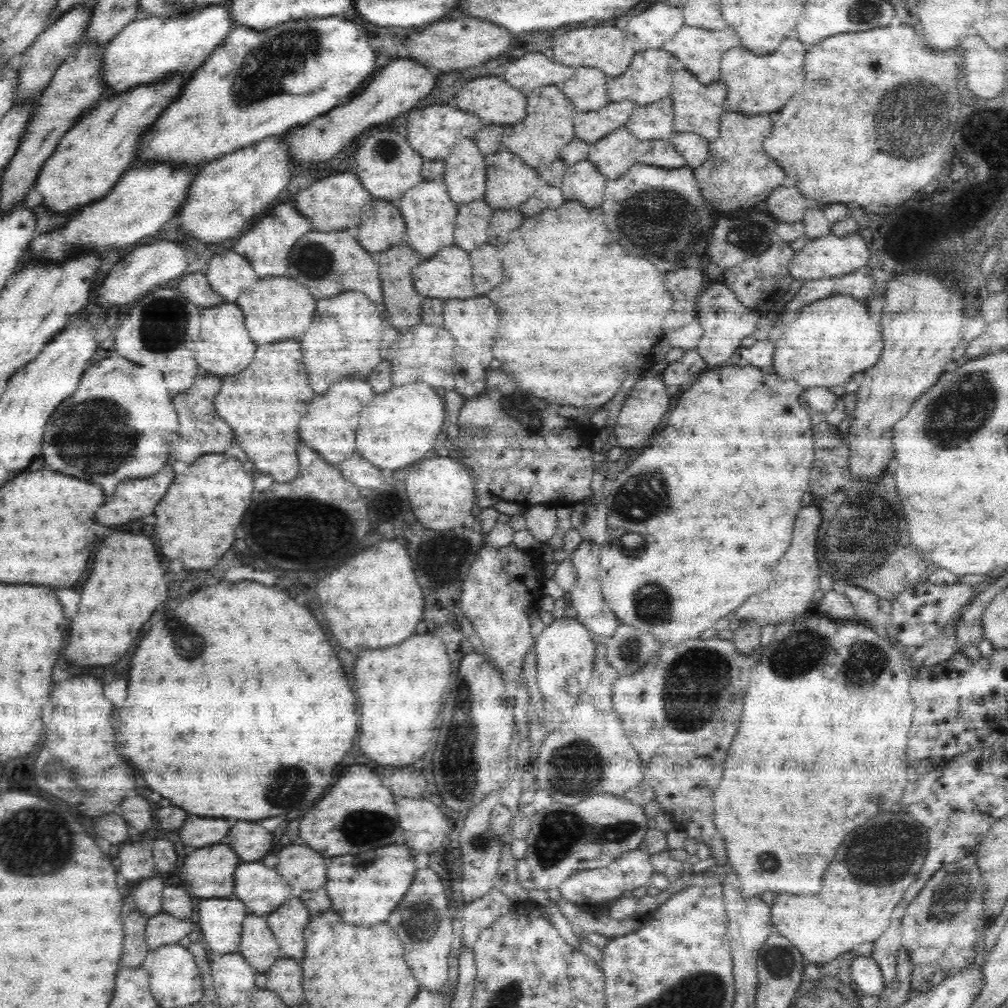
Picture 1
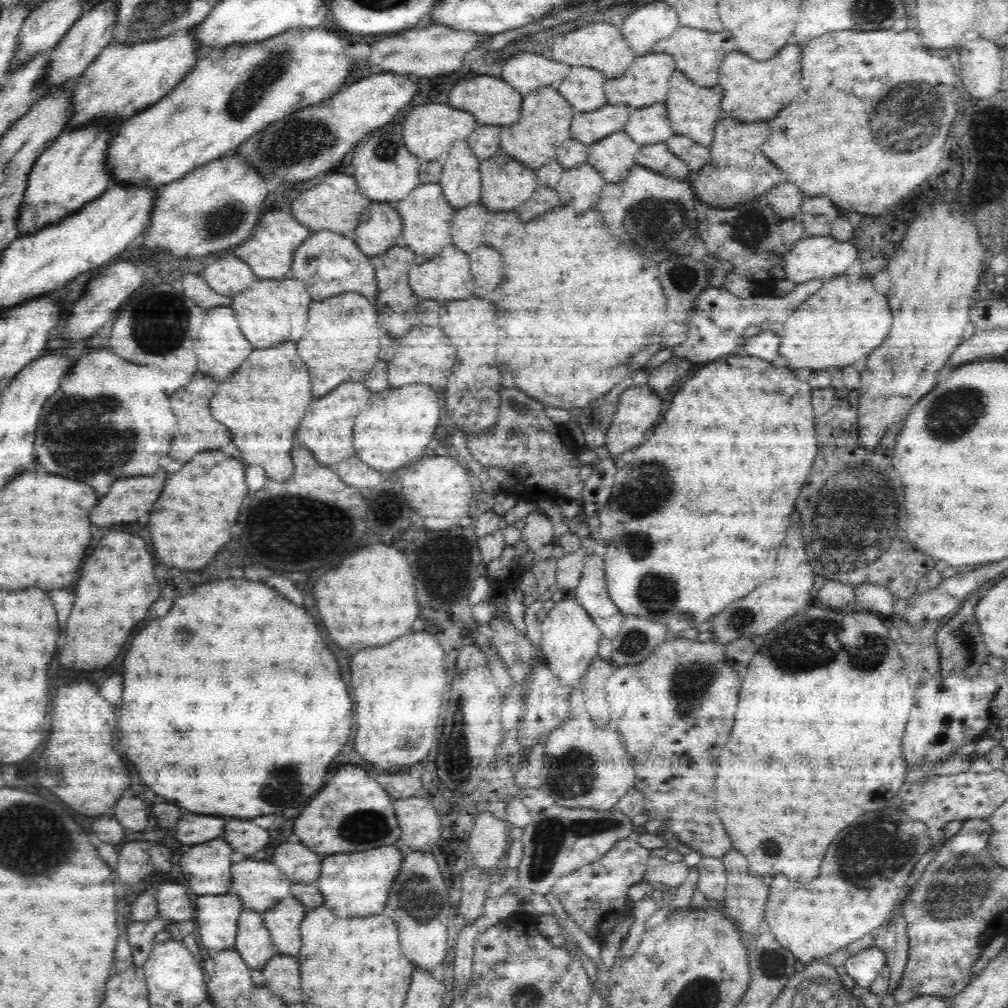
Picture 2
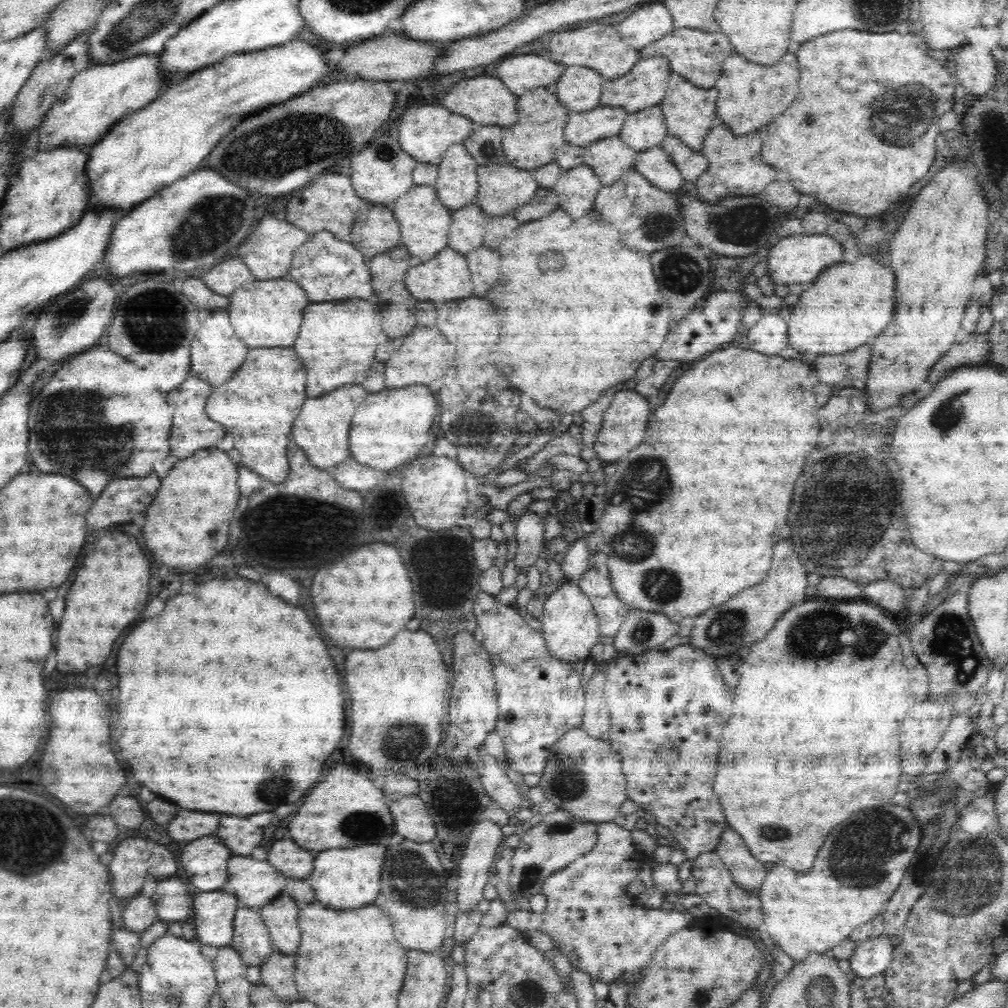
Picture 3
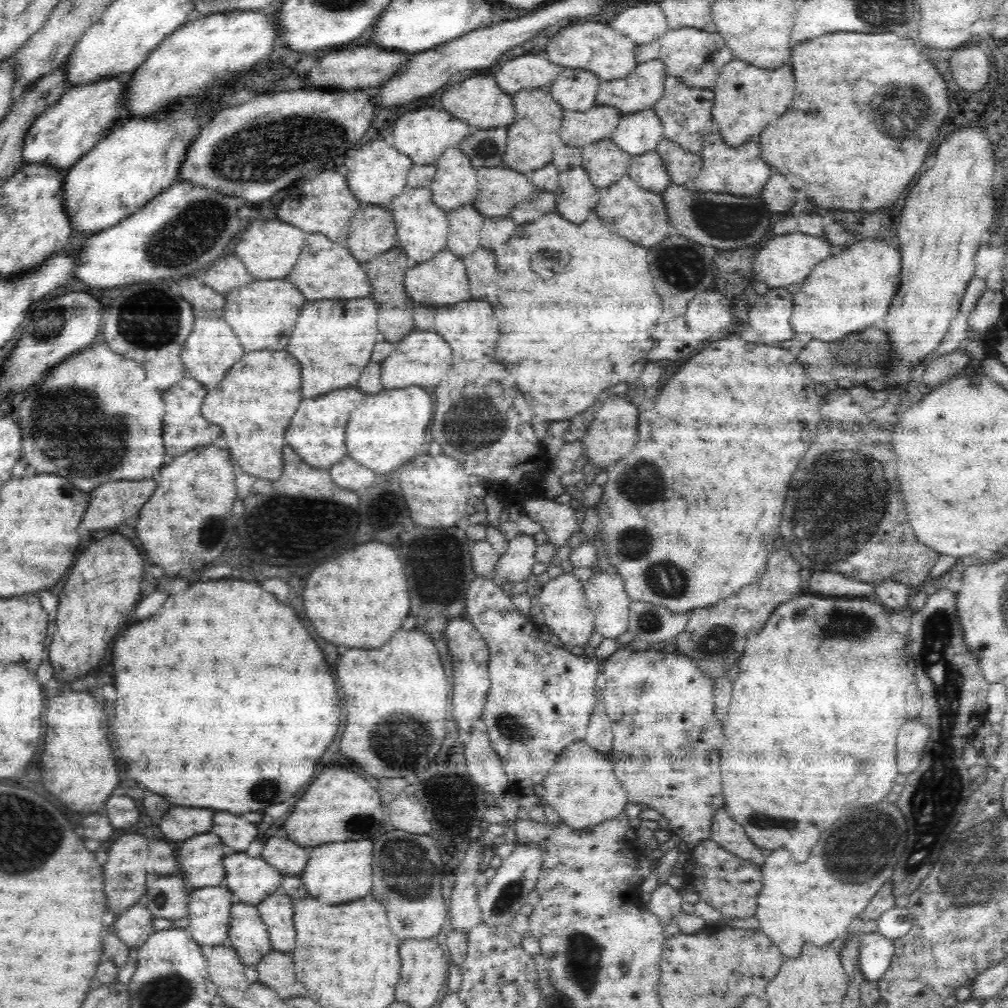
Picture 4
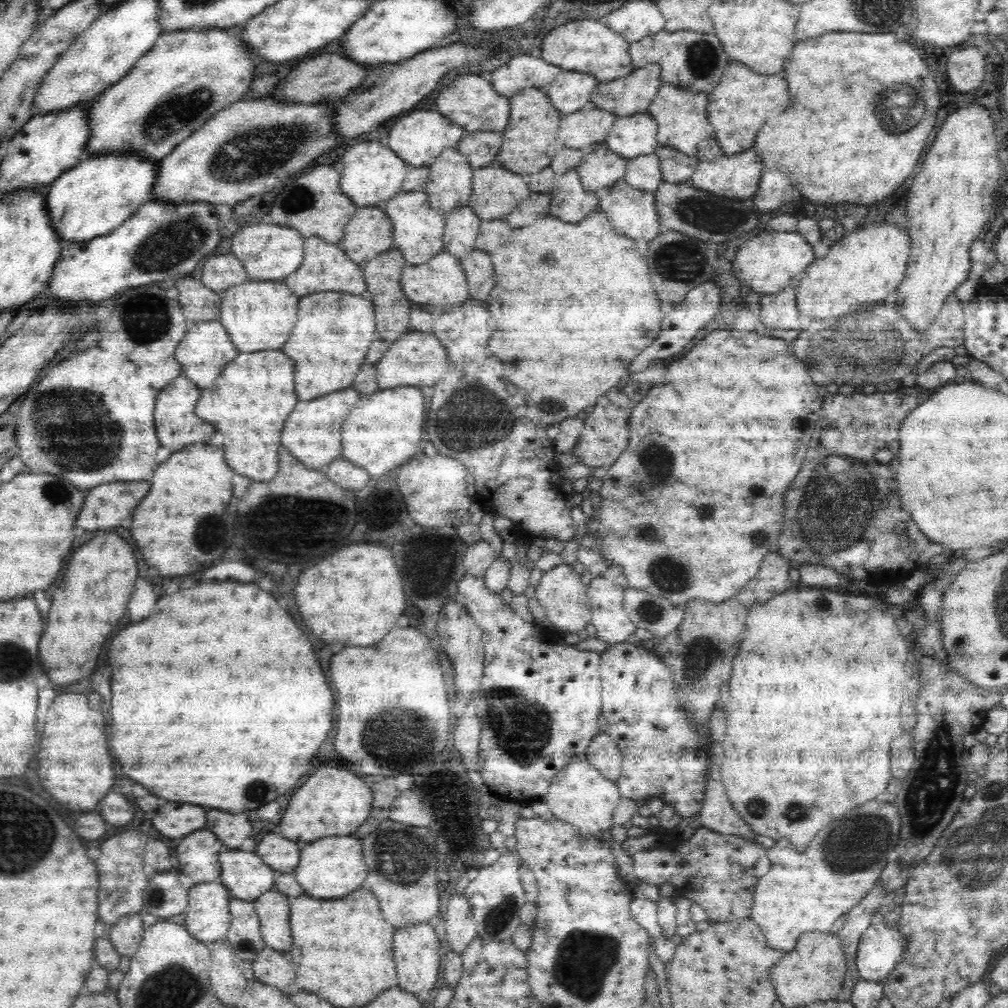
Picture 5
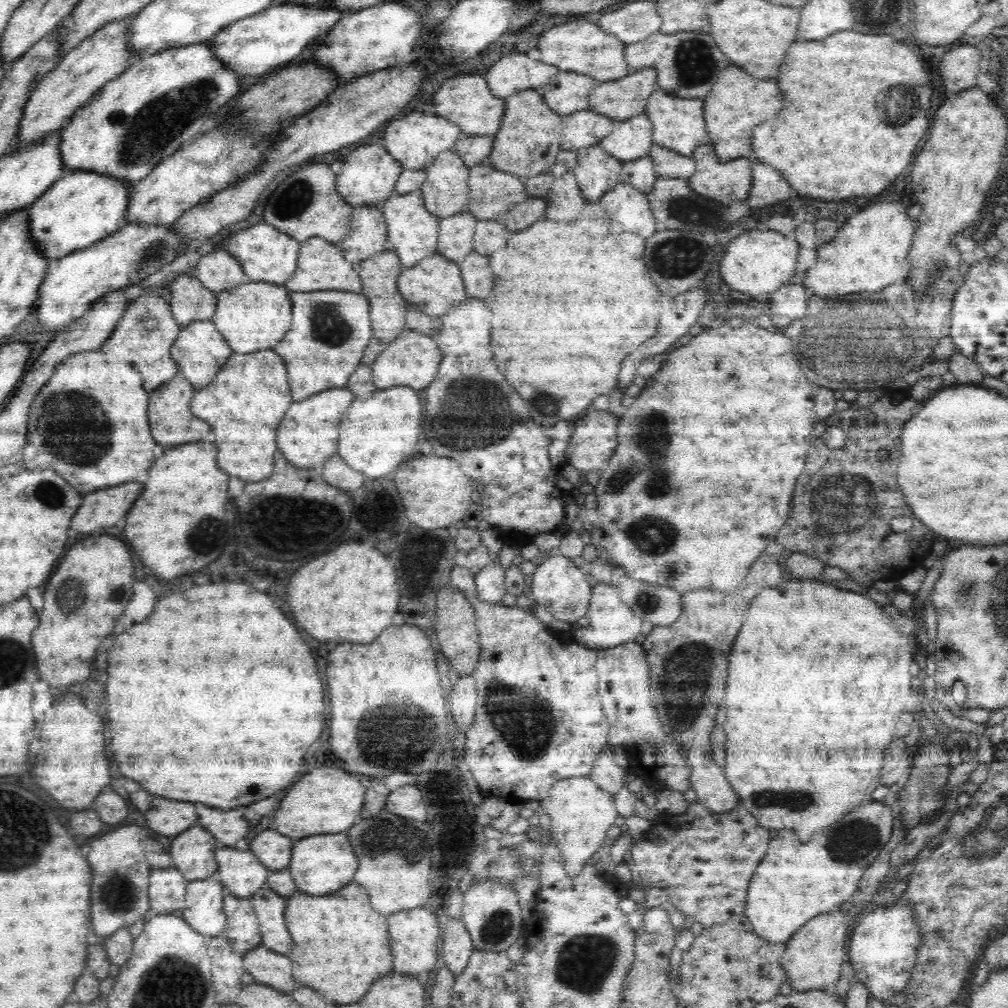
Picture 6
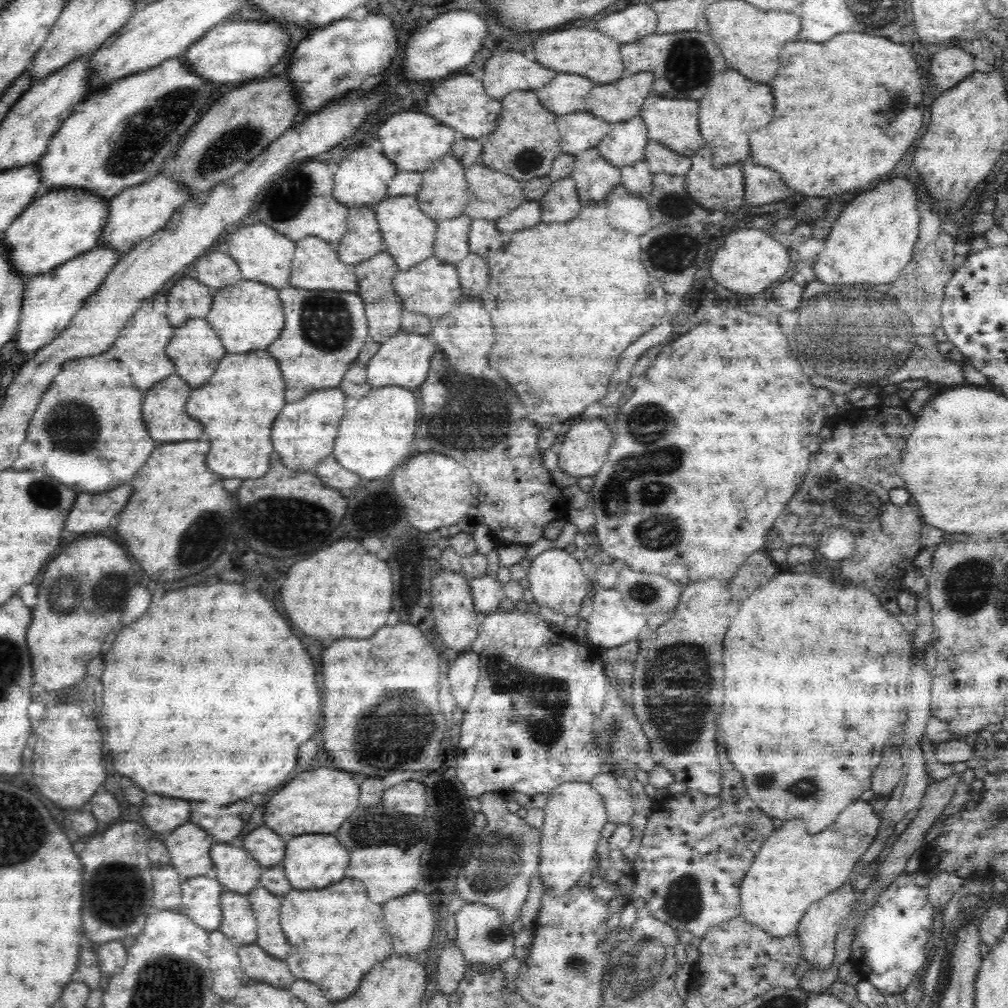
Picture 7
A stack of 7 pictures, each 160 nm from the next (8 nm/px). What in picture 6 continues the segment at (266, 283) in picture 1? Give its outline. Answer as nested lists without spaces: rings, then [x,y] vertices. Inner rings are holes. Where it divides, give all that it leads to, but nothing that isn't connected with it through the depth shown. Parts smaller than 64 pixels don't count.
[[[250,280],[217,292],[216,312],[211,321],[234,353],[248,355],[263,349],[273,349],[292,326],[292,301],[288,292],[284,285]]]

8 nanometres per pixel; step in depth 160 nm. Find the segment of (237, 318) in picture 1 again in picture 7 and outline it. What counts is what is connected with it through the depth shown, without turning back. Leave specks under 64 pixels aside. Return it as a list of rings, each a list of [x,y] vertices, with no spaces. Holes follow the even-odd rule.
[[[204,318],[192,319],[175,327],[175,334],[166,346],[165,353],[174,364],[175,374],[180,375],[188,385],[194,388],[194,386],[202,386],[210,380],[210,376],[214,374],[220,360],[226,356],[227,350],[220,341],[218,333]]]

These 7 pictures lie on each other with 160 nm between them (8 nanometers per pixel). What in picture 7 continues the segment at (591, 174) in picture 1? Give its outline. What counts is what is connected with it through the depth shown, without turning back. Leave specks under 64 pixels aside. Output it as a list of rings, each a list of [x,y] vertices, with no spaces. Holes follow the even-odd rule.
[[[571,176],[553,181],[539,203],[542,207],[541,222],[568,222],[578,216],[582,207]]]

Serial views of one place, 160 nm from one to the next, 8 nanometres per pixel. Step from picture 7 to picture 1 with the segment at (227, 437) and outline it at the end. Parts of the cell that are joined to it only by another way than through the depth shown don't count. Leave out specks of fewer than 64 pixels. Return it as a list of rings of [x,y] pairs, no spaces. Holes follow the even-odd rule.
[[[282,340],[278,344],[260,346],[254,362],[242,374],[224,378],[214,402],[218,414],[234,428],[236,442],[244,450],[250,450],[246,454],[256,468],[270,474],[275,482],[288,482],[299,473],[296,448],[292,446],[298,446],[298,422],[308,412],[306,406],[312,398],[314,392],[302,364],[300,344],[296,340]]]

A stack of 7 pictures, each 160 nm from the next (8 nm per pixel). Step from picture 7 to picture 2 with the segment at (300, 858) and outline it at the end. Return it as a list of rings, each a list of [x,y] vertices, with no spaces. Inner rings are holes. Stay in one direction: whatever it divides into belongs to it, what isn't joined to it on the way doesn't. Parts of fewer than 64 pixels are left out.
[[[392,844],[358,854],[336,854],[326,858],[323,856],[323,860],[317,882],[324,898],[324,906],[331,909],[335,916],[364,918],[380,914],[384,910],[390,896],[390,888],[398,877],[405,857],[398,850],[398,846]]]

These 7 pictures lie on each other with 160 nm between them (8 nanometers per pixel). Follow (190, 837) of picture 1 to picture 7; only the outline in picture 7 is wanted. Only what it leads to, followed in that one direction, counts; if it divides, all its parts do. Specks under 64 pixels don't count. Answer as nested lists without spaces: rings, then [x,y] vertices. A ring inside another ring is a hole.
[[[148,796],[140,814],[148,828],[152,828],[154,832],[166,832],[188,822],[190,806],[186,800],[176,800],[168,796]]]

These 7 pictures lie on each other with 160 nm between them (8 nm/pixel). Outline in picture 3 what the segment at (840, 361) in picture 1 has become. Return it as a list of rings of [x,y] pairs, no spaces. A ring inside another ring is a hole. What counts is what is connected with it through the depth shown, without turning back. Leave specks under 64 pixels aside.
[[[860,256],[853,263],[838,263],[828,267],[813,281],[811,287],[799,296],[798,302],[784,309],[787,321],[787,335],[790,348],[803,354],[813,354],[815,357],[825,355],[844,355],[858,346],[870,342],[870,338],[884,332],[888,322],[894,316],[895,284],[894,273],[882,262],[876,262],[870,256]]]

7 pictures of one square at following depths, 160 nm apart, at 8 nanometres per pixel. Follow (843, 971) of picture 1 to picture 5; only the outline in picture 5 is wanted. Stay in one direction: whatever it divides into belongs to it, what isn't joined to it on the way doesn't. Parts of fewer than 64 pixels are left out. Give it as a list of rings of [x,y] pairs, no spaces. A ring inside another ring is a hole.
[[[883,913],[873,917],[857,948],[856,966],[862,980],[882,982],[896,968],[906,943],[897,926],[888,926]]]

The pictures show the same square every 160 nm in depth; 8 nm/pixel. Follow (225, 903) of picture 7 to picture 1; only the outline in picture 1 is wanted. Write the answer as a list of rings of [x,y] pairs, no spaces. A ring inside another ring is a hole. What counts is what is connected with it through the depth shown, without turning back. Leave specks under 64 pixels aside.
[[[247,914],[244,917],[238,952],[247,960],[254,972],[264,974],[270,971],[276,960],[283,957],[266,916]]]

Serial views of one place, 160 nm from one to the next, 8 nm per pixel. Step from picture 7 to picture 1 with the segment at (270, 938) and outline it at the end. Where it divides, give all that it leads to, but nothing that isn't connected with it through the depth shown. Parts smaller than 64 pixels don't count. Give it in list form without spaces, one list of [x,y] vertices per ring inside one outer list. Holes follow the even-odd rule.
[[[291,897],[281,908],[266,916],[283,956],[301,960],[304,956],[304,928],[312,915],[298,897]]]

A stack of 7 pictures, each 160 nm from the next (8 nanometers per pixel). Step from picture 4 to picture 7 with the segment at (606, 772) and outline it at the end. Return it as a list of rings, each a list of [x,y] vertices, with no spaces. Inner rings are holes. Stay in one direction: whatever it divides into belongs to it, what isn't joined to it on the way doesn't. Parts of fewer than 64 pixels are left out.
[[[563,782],[547,795],[543,826],[540,829],[541,855],[538,877],[544,883],[545,891],[554,891],[556,895],[574,888],[580,878],[593,864],[597,855],[598,842],[610,829],[608,813],[600,793],[589,782]]]

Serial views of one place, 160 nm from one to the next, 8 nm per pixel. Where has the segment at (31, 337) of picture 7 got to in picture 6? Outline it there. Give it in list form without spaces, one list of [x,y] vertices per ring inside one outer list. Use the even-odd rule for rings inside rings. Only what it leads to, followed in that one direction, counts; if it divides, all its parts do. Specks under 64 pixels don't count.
[[[126,222],[116,232],[88,248],[48,260],[48,270],[40,284],[34,307],[36,317],[47,330],[58,331],[60,327],[66,327],[74,319],[84,316],[92,304],[108,292],[148,280],[186,251],[188,247],[182,243],[182,235],[170,225]]]

